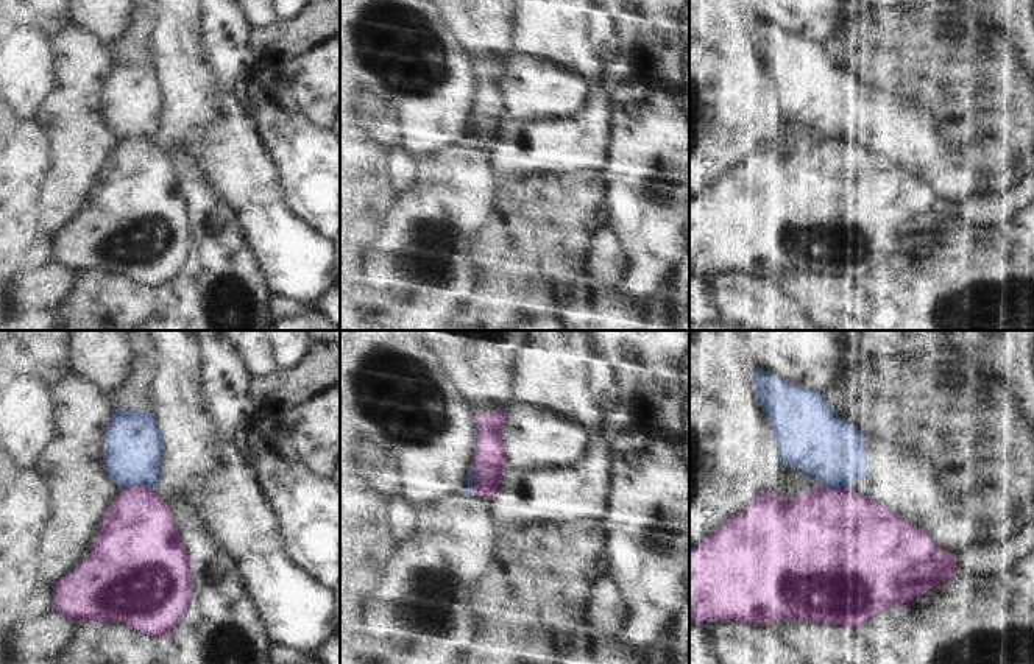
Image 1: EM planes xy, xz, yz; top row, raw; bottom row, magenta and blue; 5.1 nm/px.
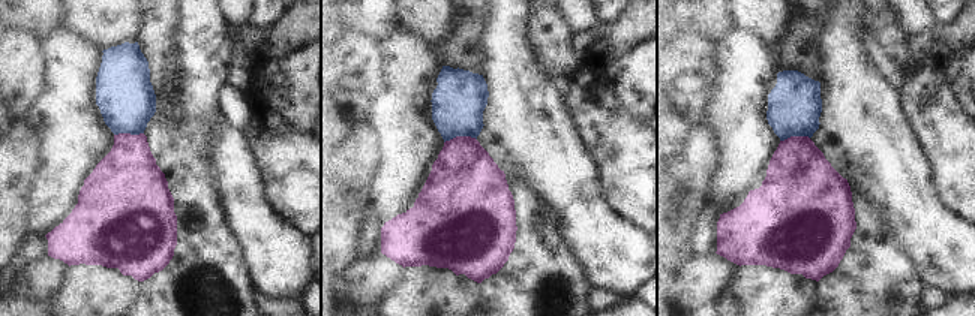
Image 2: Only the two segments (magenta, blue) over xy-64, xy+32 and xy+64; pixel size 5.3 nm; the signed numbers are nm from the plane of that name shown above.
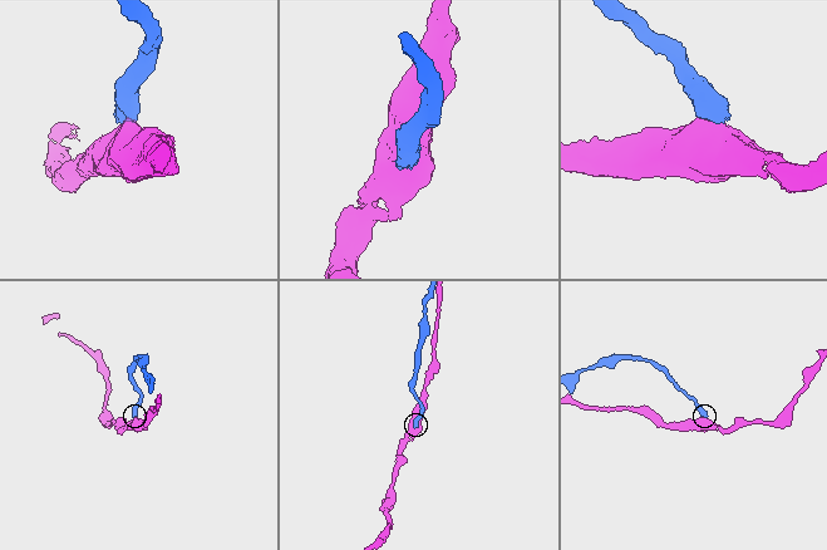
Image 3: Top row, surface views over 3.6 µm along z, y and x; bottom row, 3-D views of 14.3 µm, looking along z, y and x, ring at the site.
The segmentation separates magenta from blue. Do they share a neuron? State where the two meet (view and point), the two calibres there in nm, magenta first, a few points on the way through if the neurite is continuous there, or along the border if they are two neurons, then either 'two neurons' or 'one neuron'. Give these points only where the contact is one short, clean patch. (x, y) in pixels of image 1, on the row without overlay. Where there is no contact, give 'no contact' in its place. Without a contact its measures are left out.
meets magenta in xy at (138, 137); 380 nm thick on the magenta side, 300 nm on the other; border along xy (155, 137), (125, 137), (120, 142); two neurons

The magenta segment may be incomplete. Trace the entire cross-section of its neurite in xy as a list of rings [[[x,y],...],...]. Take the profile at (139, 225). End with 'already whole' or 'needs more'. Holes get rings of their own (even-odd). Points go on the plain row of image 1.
[[[156,139],[120,142],[94,201],[53,245],[56,262],[76,274],[125,274],[158,290],[182,271],[193,249],[193,220]]]; already whole

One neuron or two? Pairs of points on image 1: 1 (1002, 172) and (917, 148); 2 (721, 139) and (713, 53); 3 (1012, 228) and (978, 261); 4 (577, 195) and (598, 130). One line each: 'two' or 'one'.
1: one
2: one
3: two
4: two

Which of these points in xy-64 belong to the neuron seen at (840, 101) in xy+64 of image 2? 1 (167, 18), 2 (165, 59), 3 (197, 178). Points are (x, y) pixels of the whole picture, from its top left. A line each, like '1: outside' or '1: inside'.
1: inside
2: inside
3: outside

